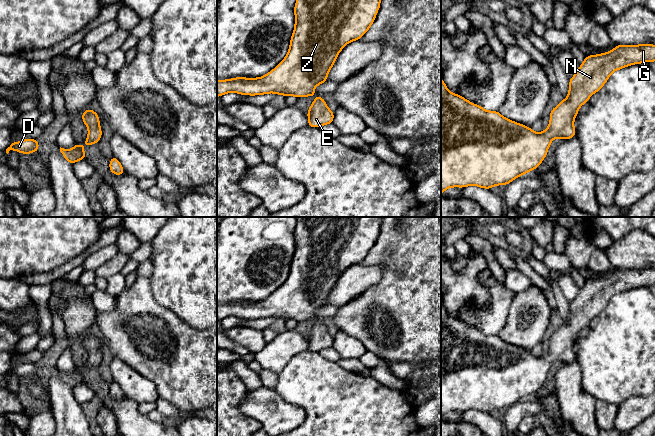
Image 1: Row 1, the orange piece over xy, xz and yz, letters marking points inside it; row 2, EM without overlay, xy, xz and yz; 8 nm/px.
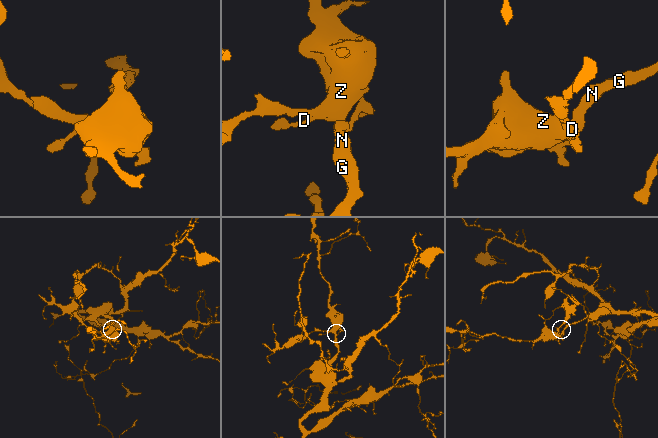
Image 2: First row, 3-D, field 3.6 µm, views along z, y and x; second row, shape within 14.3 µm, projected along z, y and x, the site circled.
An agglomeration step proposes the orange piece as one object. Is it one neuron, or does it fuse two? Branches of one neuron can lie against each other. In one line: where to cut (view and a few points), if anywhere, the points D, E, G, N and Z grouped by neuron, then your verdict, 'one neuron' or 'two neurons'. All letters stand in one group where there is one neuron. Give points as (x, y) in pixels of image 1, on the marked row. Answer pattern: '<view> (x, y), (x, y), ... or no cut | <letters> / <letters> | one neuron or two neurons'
no cut | D E G N Z | one neuron

